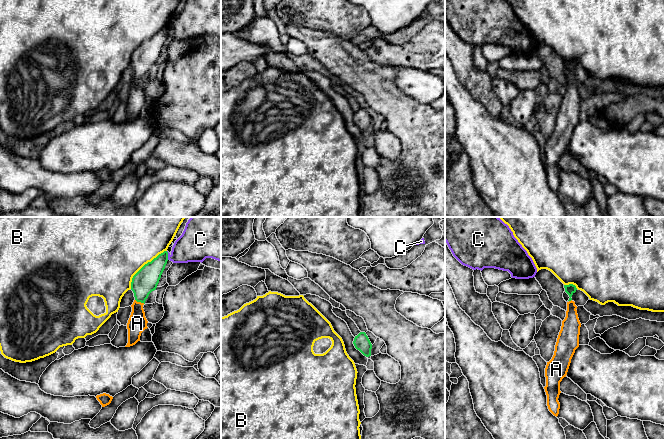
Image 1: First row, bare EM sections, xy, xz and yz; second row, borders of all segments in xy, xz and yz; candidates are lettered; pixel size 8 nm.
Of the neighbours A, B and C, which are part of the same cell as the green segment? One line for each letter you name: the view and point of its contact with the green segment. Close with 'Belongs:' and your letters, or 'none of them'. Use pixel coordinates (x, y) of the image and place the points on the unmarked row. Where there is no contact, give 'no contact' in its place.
A: contact xy (140, 77)
Belongs: A

